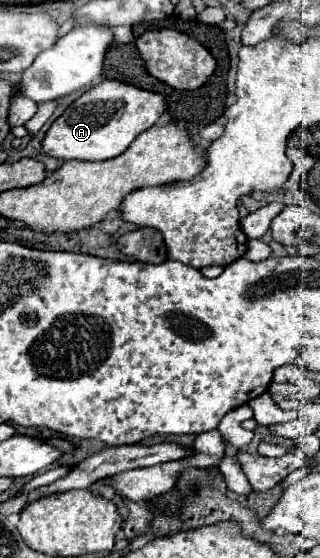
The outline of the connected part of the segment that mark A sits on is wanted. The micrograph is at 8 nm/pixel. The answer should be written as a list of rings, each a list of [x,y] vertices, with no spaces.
[[[105,80],[83,92],[47,130],[43,152],[59,160],[109,160],[129,148],[129,144],[165,112],[161,94],[141,90],[119,80]]]

